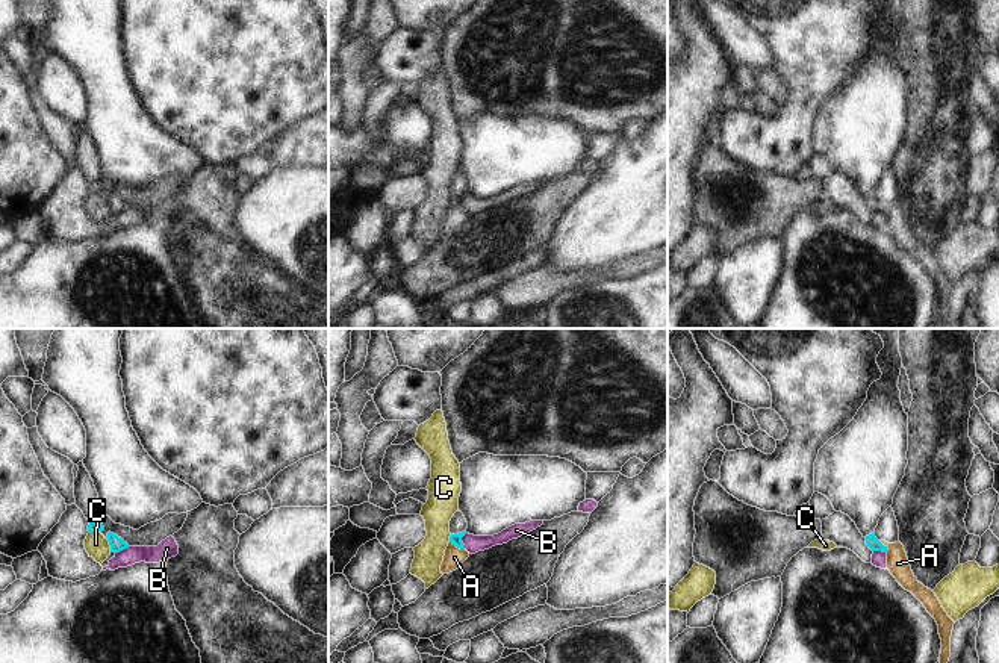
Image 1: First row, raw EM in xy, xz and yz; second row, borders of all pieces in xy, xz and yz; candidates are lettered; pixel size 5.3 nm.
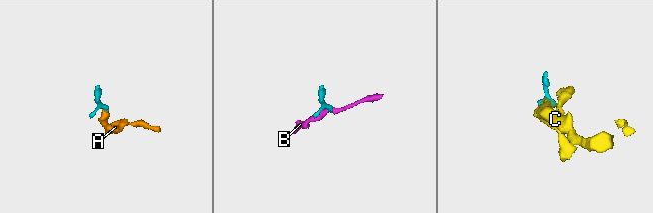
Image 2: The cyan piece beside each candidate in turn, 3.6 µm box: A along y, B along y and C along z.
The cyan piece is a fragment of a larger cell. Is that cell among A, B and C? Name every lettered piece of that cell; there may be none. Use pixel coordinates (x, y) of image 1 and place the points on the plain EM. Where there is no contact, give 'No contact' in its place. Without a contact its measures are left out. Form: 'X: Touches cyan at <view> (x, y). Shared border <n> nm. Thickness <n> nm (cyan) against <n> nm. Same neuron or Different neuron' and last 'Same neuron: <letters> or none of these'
A: Touches cyan at xz (457, 208). Shared border 90 nm. Thickness 60 nm (cyan) against 100 nm. Same neuron
B: Touches cyan at xz (460, 202). Shared border 90 nm. Thickness 60 nm (cyan) against 100 nm. Different neuron
C: Touches cyan at xy (109, 205). Shared border 80 nm. Thickness 80 nm (cyan) against 120 nm. Different neuron
Same neuron: A

